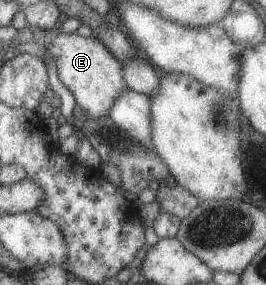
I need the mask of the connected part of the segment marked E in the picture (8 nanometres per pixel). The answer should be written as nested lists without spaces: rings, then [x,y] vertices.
[[[76,32],[50,33],[50,36],[42,42],[55,61],[58,79],[73,95],[83,117],[90,117],[90,119],[109,117],[108,112],[114,105],[116,97],[128,87],[122,77],[121,63],[106,49],[106,46],[91,35],[82,37]]]

